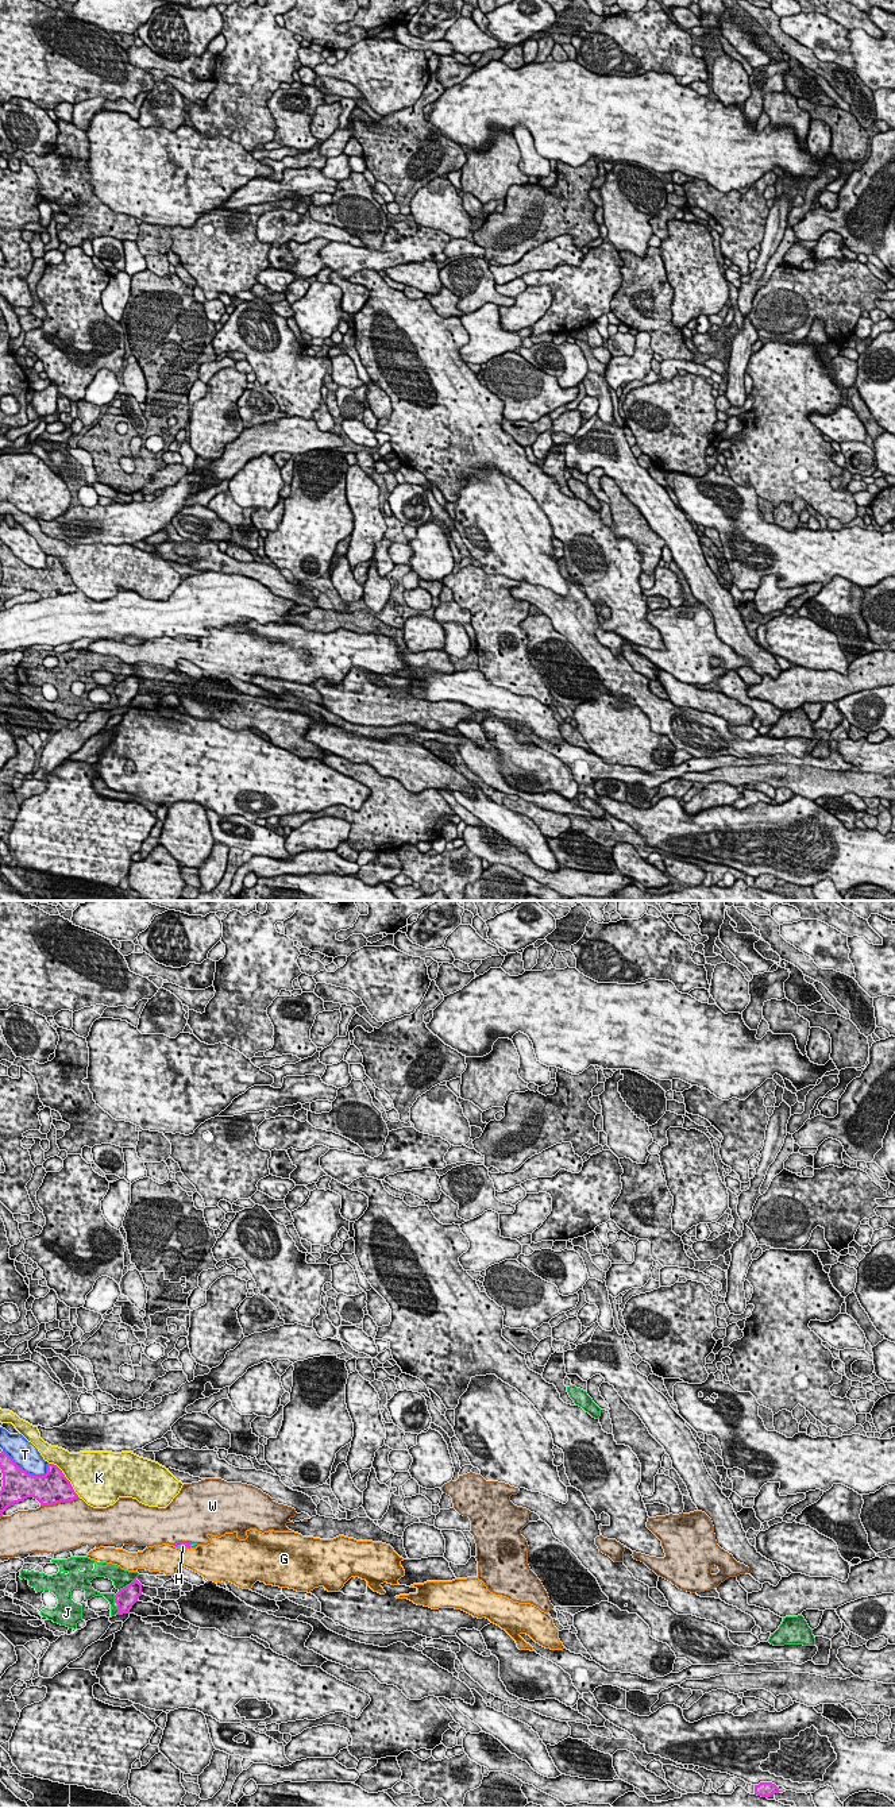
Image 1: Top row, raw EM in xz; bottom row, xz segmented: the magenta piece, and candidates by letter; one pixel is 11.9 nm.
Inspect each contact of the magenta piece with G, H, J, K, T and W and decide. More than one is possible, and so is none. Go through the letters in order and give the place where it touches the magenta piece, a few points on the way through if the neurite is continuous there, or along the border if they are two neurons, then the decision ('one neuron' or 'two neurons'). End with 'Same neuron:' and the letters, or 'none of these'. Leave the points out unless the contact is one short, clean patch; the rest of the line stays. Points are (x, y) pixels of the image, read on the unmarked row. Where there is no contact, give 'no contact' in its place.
G: contact xz (174, 637); two neurons
H: contact xz (184, 637); way xz (185, 636), (184, 637), (182, 639); one neuron
J: contact xz (127, 678); two neurons
K: contact xz (65, 570); two neurons
T: contact xz (24, 563); two neurons
W: contact xz (58, 594); two neurons
Same neuron: H

